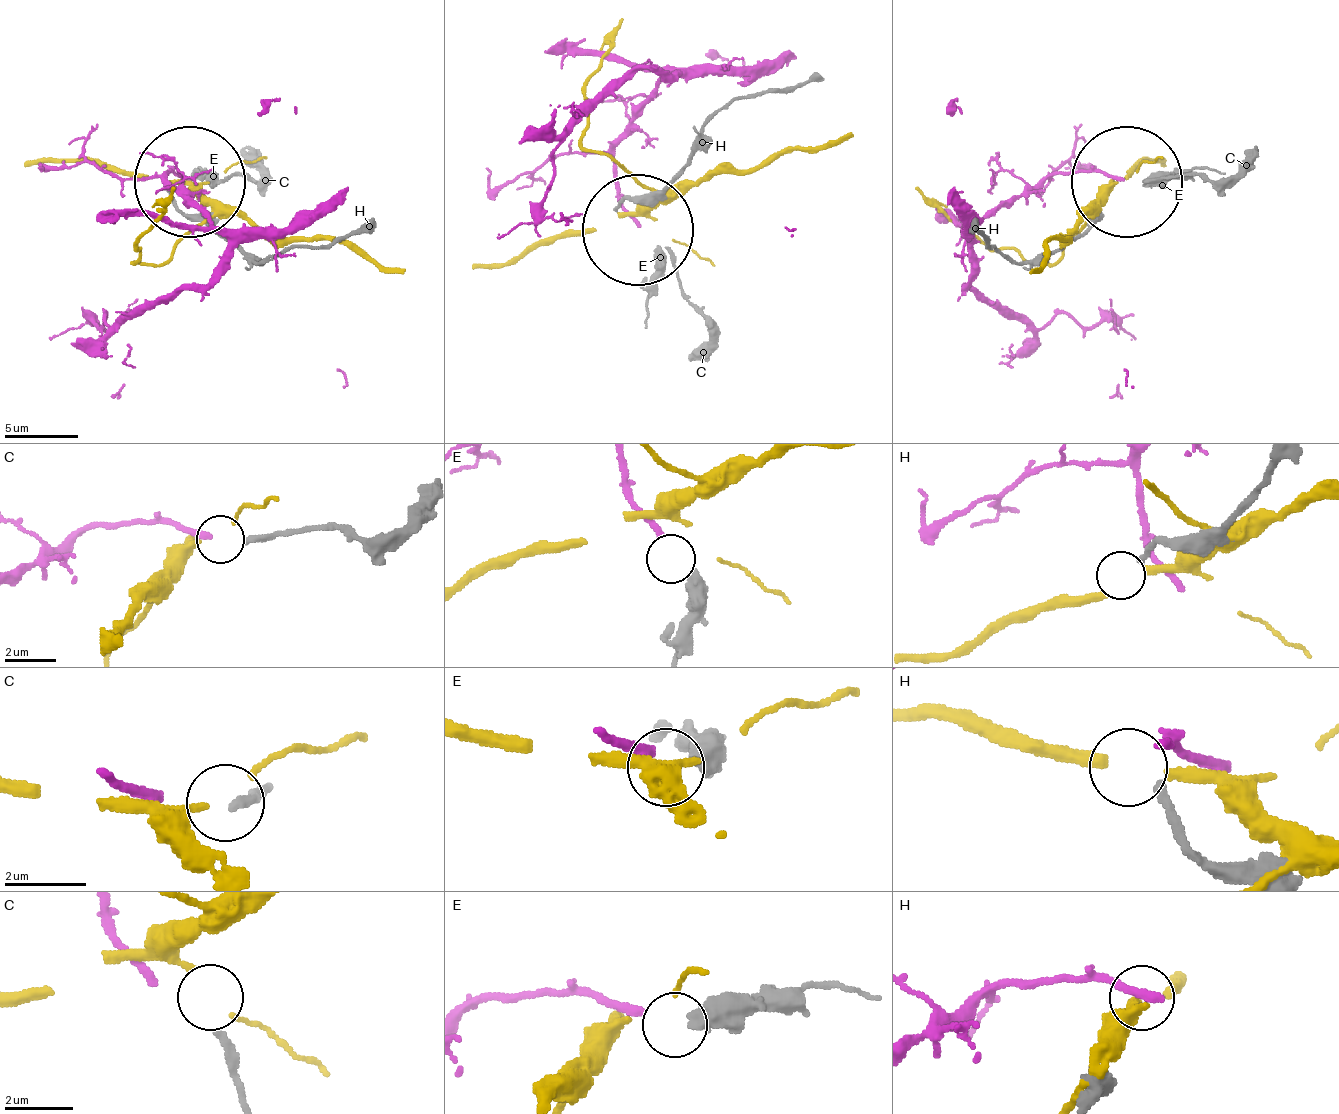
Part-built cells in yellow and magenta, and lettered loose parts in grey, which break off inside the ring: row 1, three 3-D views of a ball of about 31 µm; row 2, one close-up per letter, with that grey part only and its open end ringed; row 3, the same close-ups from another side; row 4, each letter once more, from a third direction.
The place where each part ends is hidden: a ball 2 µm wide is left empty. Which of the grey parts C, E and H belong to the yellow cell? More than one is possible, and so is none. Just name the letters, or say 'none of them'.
none of them

